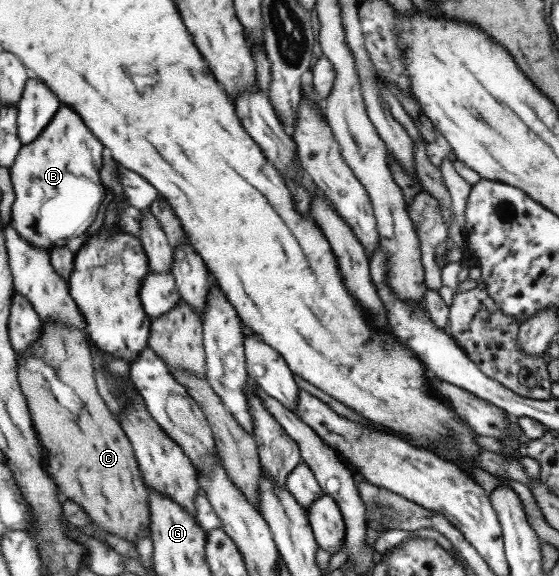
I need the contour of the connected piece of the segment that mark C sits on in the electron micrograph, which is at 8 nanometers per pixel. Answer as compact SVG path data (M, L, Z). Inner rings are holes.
M65 323L44 324L41 339L27 353L20 355L20 386L27 397L28 409L35 422L34 429L39 433L45 468L66 469L64 481L60 471L51 473L59 485L59 493L78 504L94 525L98 525L106 533L118 535L120 539L126 539L134 544L140 531L149 531L147 489L127 435L123 433L119 420L108 412L108 408L96 392L94 368L85 337L84 330L80 331Z

